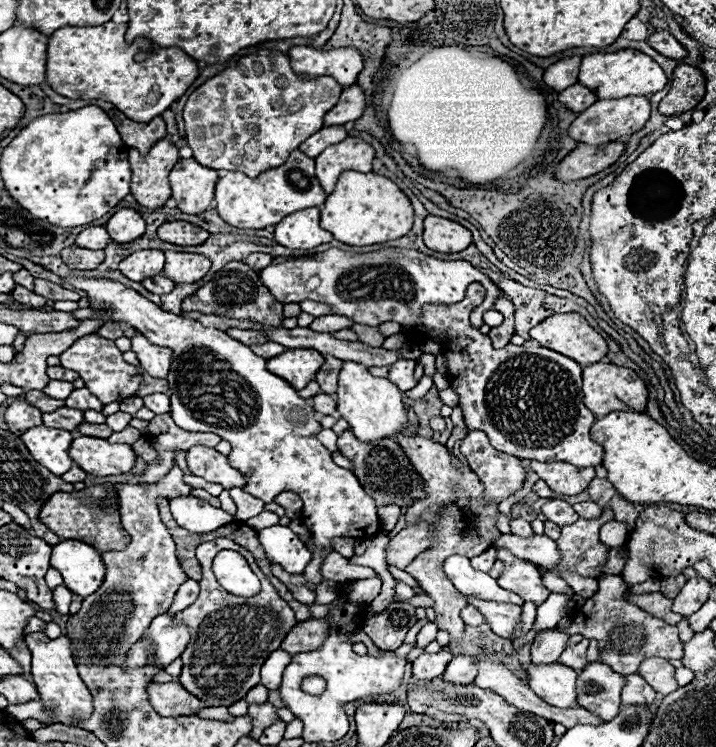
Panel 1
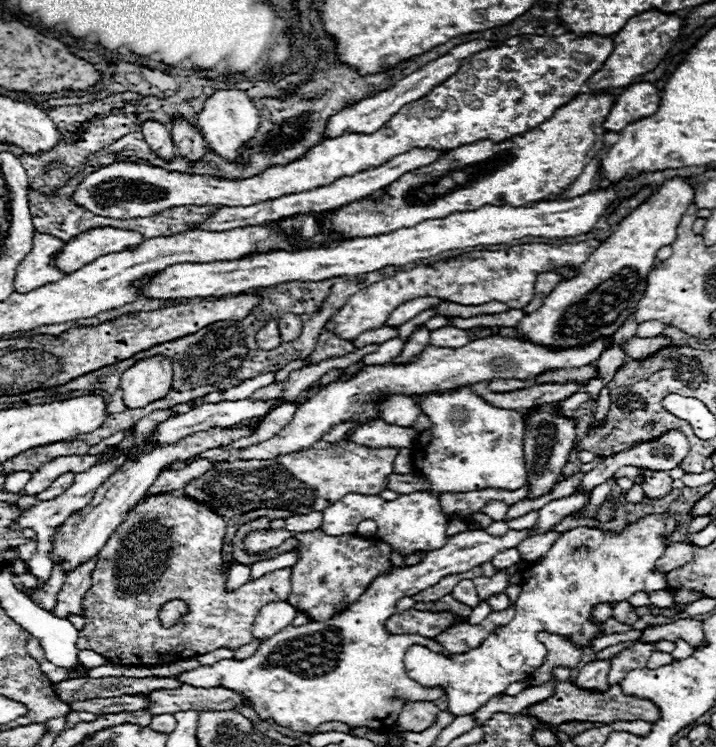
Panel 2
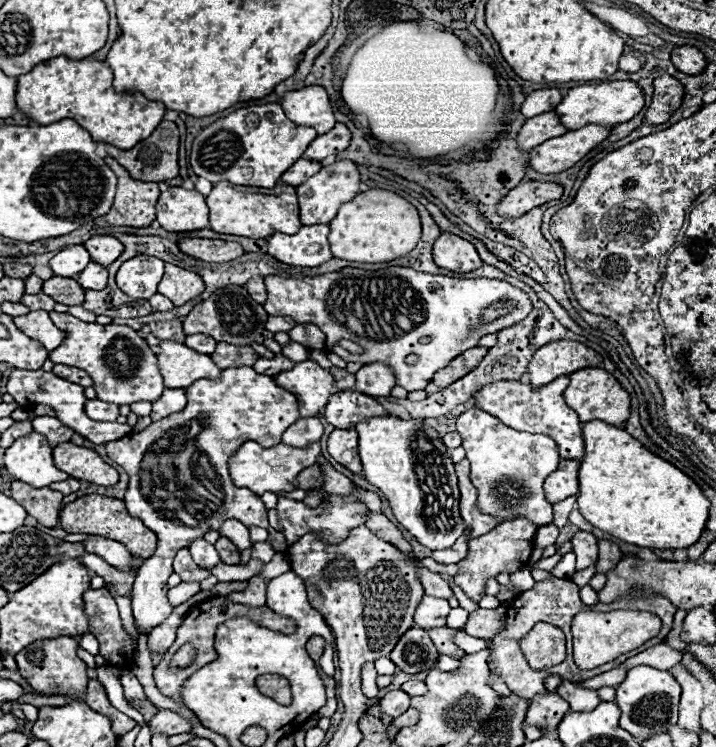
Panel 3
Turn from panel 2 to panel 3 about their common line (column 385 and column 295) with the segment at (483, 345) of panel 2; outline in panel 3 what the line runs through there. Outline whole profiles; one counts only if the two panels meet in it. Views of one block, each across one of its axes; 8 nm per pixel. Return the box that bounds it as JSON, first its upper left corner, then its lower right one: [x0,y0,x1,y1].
[276,360,336,418]

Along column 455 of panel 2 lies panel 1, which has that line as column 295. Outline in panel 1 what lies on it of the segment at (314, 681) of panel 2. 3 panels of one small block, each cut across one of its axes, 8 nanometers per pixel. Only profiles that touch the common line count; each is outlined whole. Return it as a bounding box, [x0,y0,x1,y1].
[258,526,312,574]

